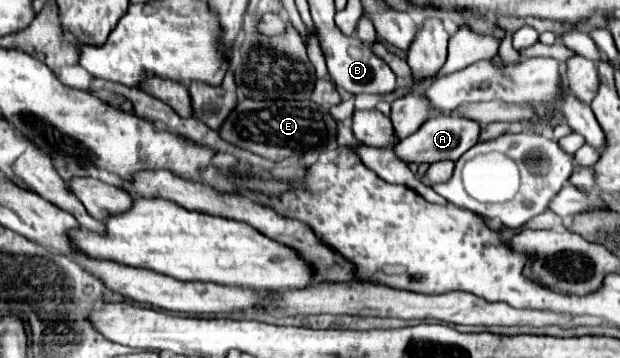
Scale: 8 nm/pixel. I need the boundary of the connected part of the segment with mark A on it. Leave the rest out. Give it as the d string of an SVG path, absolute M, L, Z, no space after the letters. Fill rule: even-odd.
M433 116L429 118L415 134L407 136L405 140L401 140L395 146L395 154L405 160L405 162L439 162L439 160L459 160L473 144L477 144L479 140L479 124L469 120L469 118L461 118L461 116Z

